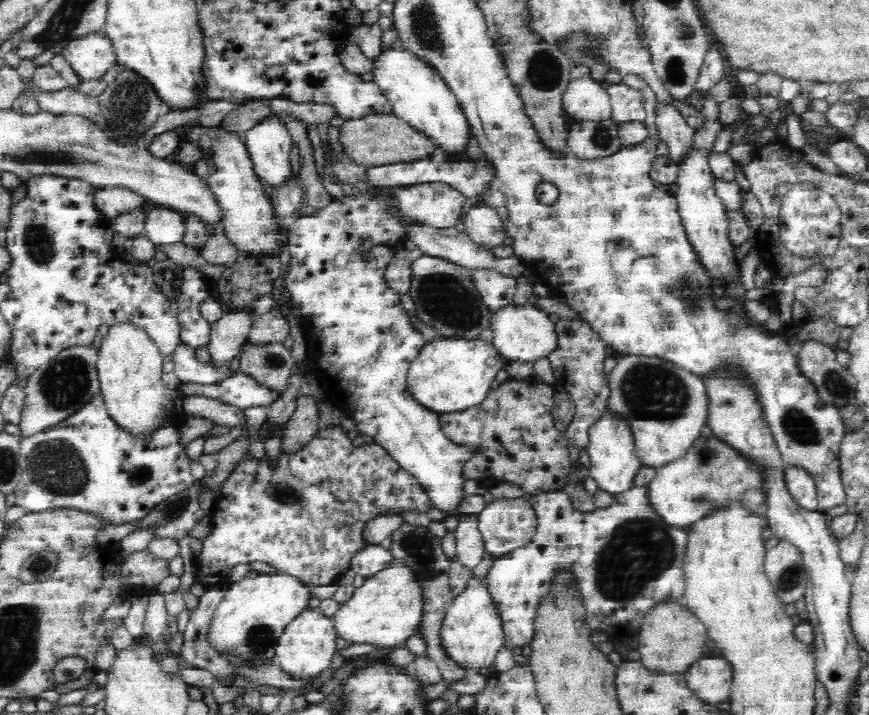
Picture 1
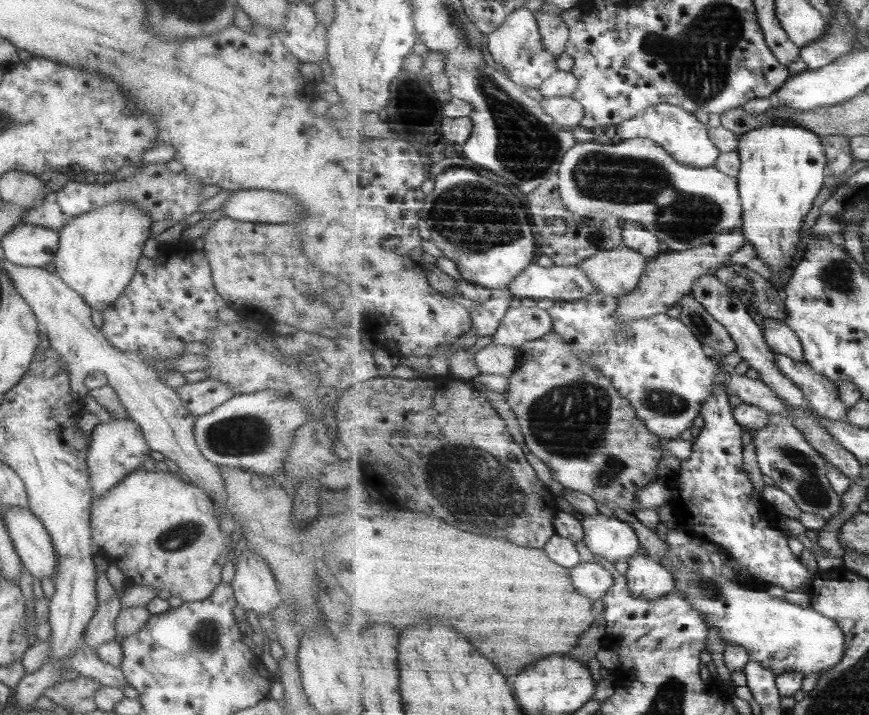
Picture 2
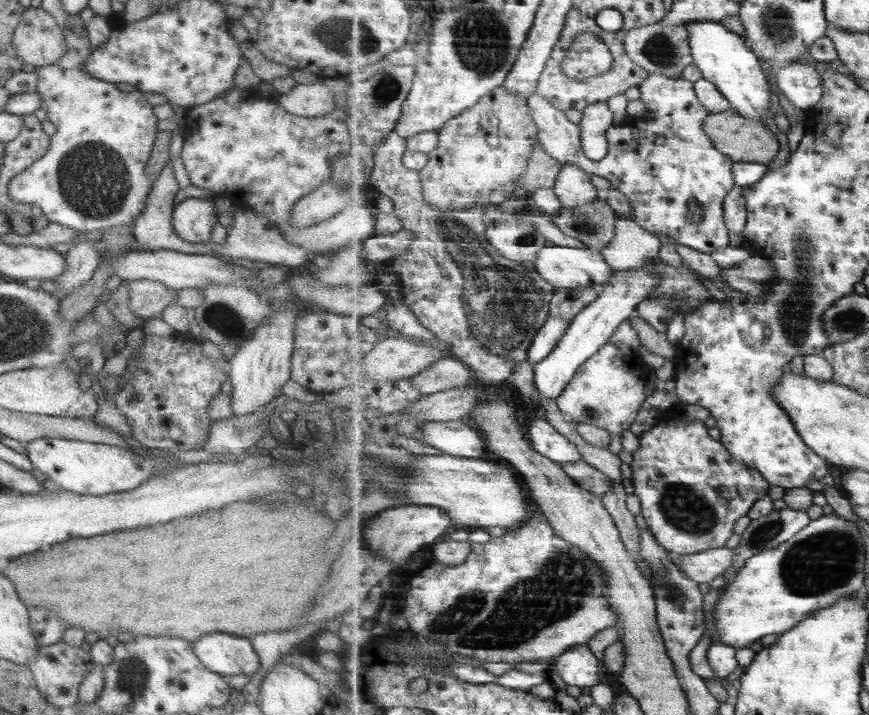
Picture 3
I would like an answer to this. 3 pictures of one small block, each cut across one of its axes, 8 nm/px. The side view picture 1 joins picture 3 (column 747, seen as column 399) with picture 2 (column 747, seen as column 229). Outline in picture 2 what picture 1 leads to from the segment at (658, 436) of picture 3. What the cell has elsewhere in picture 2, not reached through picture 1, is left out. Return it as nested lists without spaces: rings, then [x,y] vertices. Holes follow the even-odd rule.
[[[719,385],[714,394],[703,403],[700,414],[705,418],[705,426],[699,436],[693,442],[693,454],[689,460],[680,462],[680,470],[665,482],[673,491],[670,506],[674,512],[675,521],[679,527],[689,534],[710,541],[719,549],[723,549],[743,570],[749,572],[749,577],[761,581],[767,585],[782,587],[788,592],[799,592],[805,582],[811,583],[819,574],[807,570],[805,564],[801,564],[799,557],[793,555],[787,537],[781,535],[781,529],[775,520],[778,514],[774,506],[768,504],[758,490],[754,479],[747,474],[744,458],[744,444],[741,442],[743,428],[735,420],[734,408],[729,402],[727,386]]]

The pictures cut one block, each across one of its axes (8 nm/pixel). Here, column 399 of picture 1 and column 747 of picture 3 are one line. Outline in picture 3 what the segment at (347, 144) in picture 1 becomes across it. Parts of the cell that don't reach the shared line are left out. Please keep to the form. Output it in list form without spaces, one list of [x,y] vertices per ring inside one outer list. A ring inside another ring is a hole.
[[[733,107],[723,113],[711,113],[704,123],[704,130],[710,136],[714,146],[733,159],[734,163],[747,162],[769,165],[781,150],[781,142],[777,140],[777,136],[770,132],[762,122],[744,118]]]

